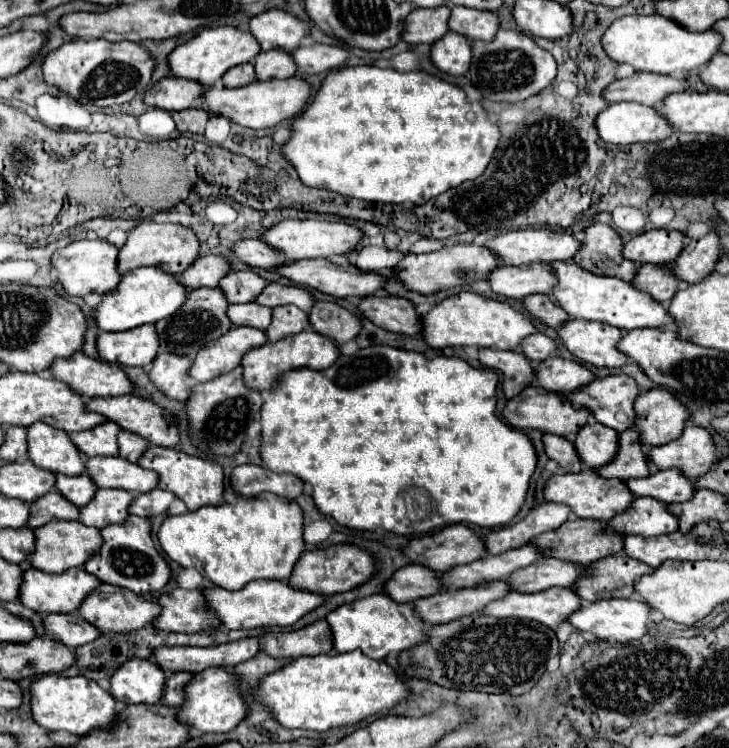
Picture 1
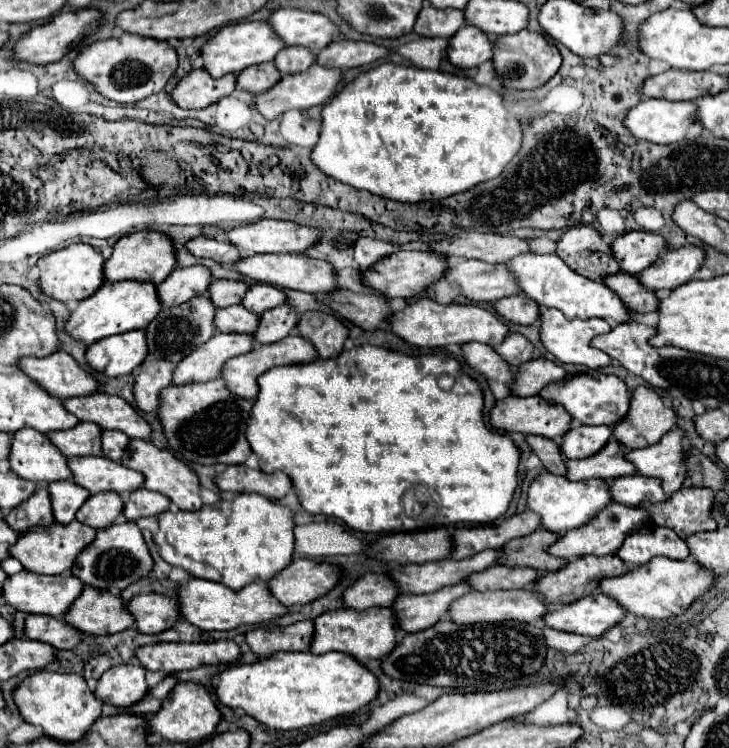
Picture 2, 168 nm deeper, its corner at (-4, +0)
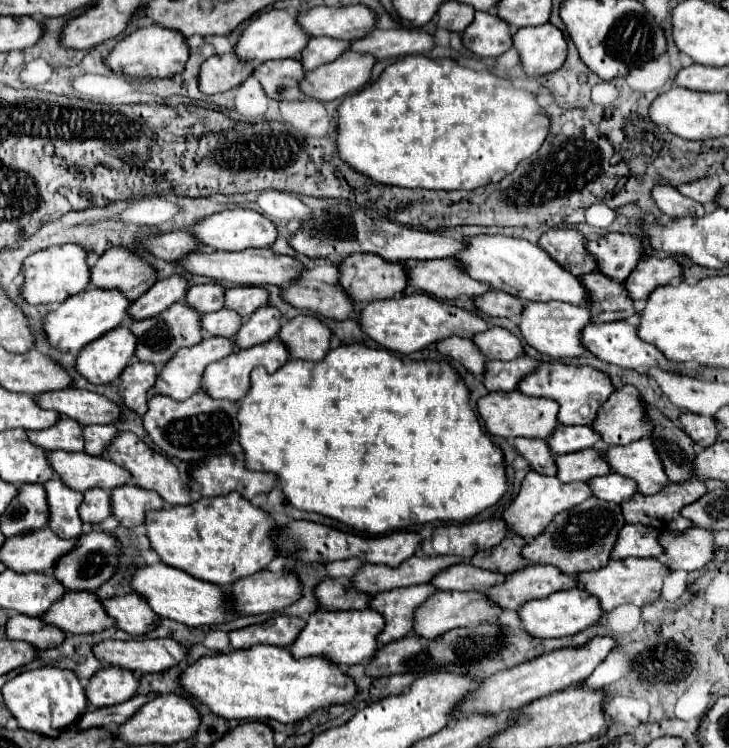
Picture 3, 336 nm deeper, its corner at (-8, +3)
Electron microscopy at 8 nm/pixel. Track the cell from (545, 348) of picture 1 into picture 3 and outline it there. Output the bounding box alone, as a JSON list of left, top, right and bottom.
[473,327,523,361]

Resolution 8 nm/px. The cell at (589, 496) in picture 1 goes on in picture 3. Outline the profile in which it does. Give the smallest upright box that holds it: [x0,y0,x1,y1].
[503,471,593,539]

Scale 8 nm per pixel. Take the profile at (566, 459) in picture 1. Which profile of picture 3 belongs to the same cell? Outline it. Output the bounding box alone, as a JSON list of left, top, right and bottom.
[515,439,557,475]

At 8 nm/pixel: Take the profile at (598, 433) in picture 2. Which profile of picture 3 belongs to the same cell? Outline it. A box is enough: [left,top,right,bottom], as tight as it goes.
[549,425,601,455]

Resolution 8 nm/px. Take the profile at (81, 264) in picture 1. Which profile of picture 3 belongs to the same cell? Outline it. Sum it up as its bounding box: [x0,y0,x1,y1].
[23,245,91,305]

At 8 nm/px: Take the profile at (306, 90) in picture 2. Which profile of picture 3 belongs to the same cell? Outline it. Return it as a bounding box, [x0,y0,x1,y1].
[301,51,375,103]

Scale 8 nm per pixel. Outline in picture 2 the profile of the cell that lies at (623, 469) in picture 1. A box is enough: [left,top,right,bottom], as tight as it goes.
[567,438,635,480]

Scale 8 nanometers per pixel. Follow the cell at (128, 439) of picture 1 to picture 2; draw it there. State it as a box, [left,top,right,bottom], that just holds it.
[101,430,129,462]

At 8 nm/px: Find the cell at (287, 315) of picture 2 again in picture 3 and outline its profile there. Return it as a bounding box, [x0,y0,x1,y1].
[235,305,283,349]

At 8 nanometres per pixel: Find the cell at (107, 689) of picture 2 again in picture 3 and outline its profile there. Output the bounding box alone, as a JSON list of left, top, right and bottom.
[85,665,139,707]

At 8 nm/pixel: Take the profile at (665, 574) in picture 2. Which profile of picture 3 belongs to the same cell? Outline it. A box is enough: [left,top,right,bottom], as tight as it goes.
[579,559,671,611]

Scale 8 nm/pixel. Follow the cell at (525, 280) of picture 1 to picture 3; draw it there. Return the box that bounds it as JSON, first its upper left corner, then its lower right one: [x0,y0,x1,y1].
[407,257,489,299]

